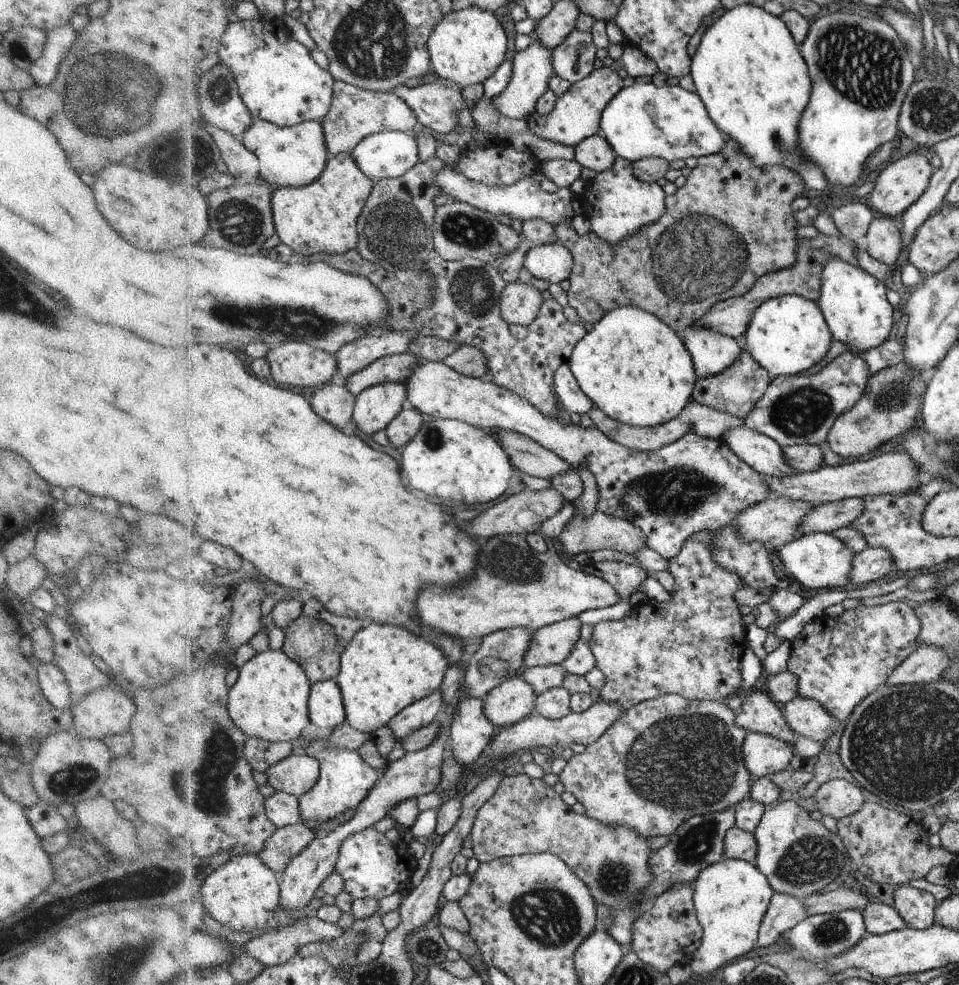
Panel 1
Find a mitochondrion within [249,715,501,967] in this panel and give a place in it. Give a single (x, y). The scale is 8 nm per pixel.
(427, 948)

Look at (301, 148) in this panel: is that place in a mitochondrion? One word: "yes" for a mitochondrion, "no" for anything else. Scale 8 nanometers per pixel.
no

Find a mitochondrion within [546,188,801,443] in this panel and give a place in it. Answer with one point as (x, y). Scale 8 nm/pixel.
(698, 258)

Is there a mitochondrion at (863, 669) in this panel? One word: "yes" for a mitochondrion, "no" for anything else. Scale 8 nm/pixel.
no

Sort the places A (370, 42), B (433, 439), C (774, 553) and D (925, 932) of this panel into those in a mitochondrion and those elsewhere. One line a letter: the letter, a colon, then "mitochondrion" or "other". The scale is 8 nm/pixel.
A: mitochondrion
B: mitochondrion
C: other
D: other

